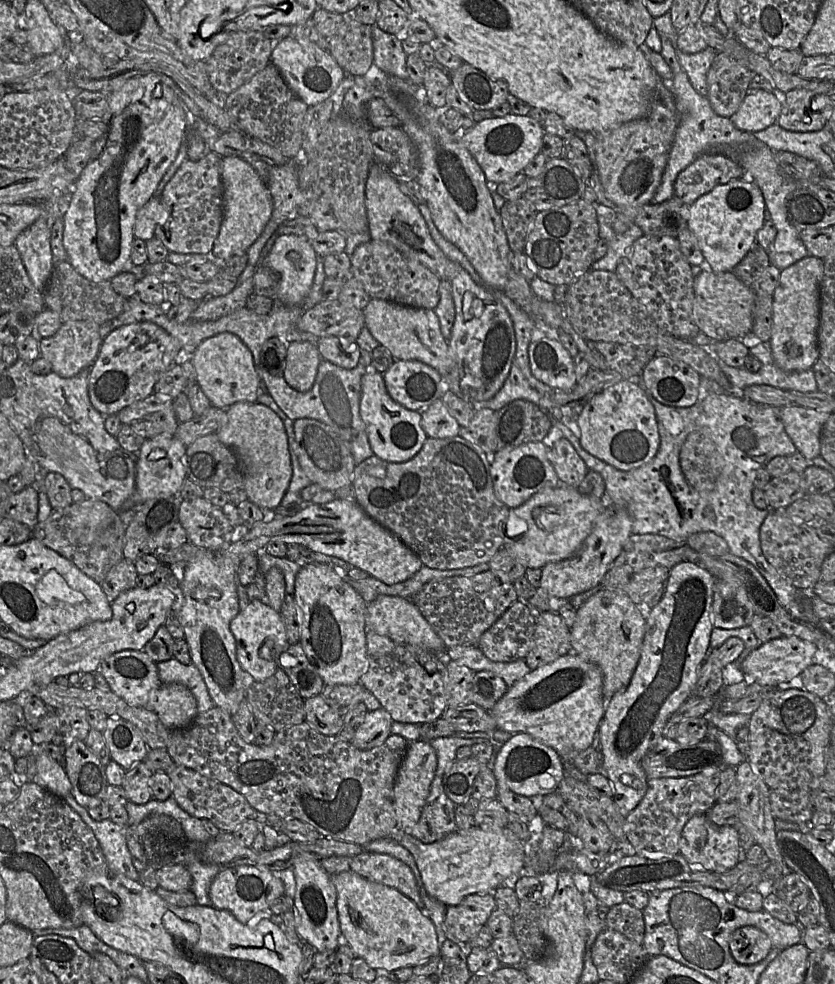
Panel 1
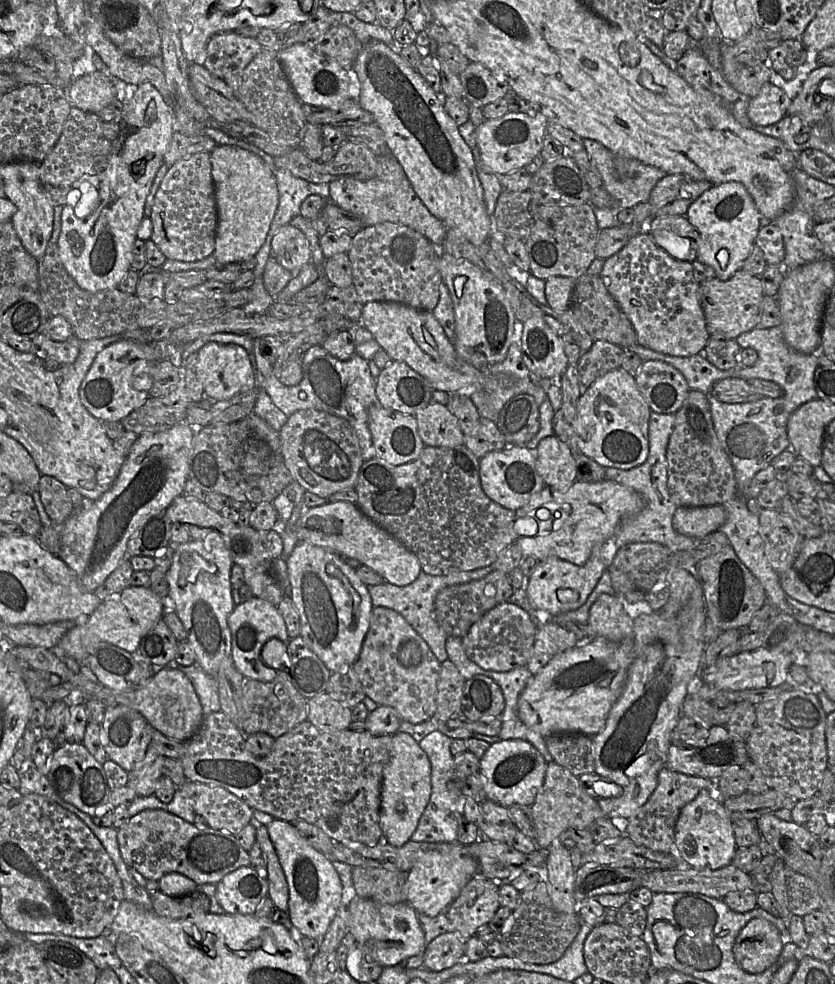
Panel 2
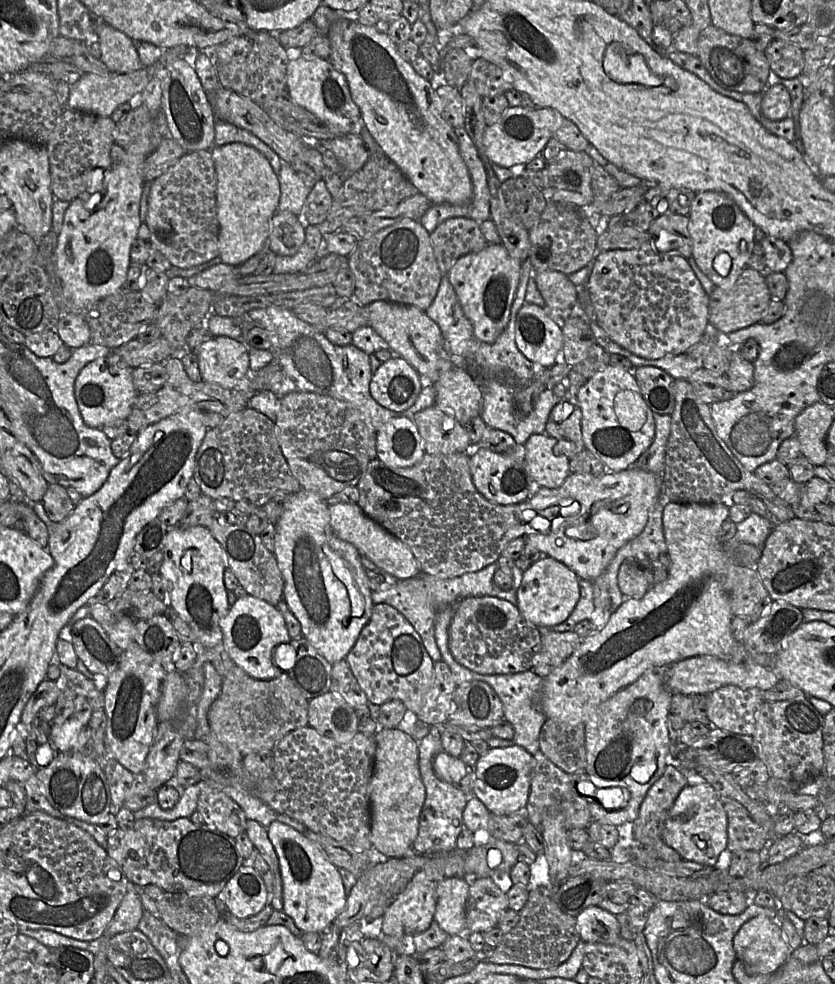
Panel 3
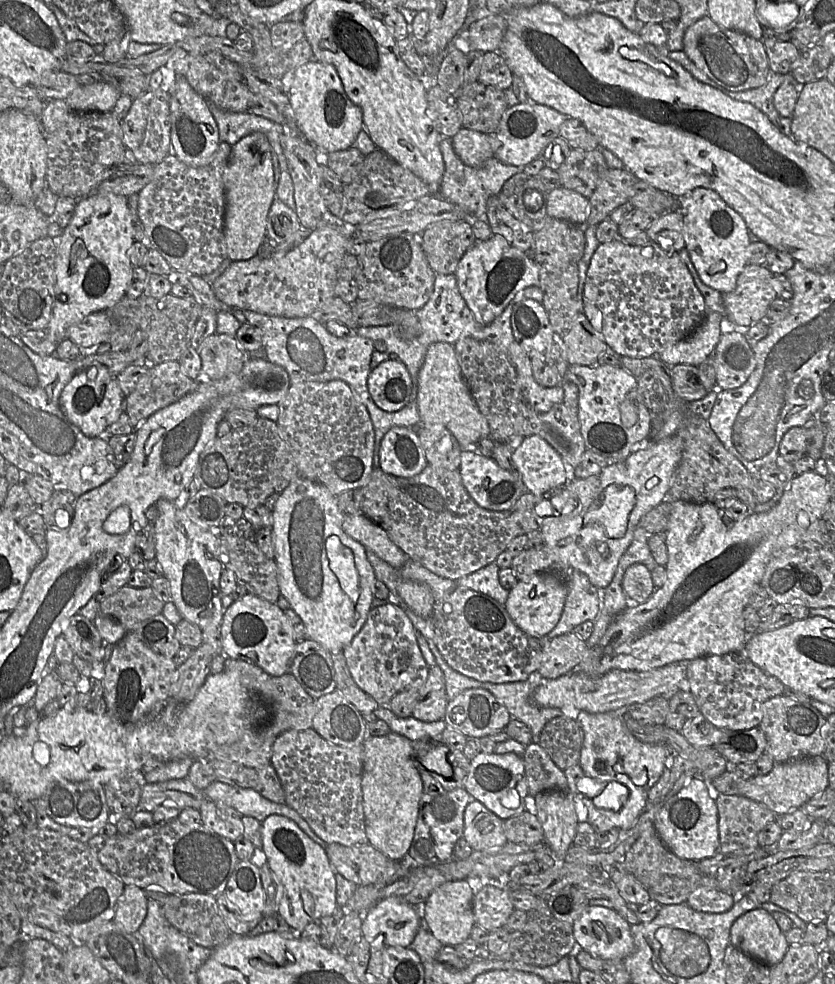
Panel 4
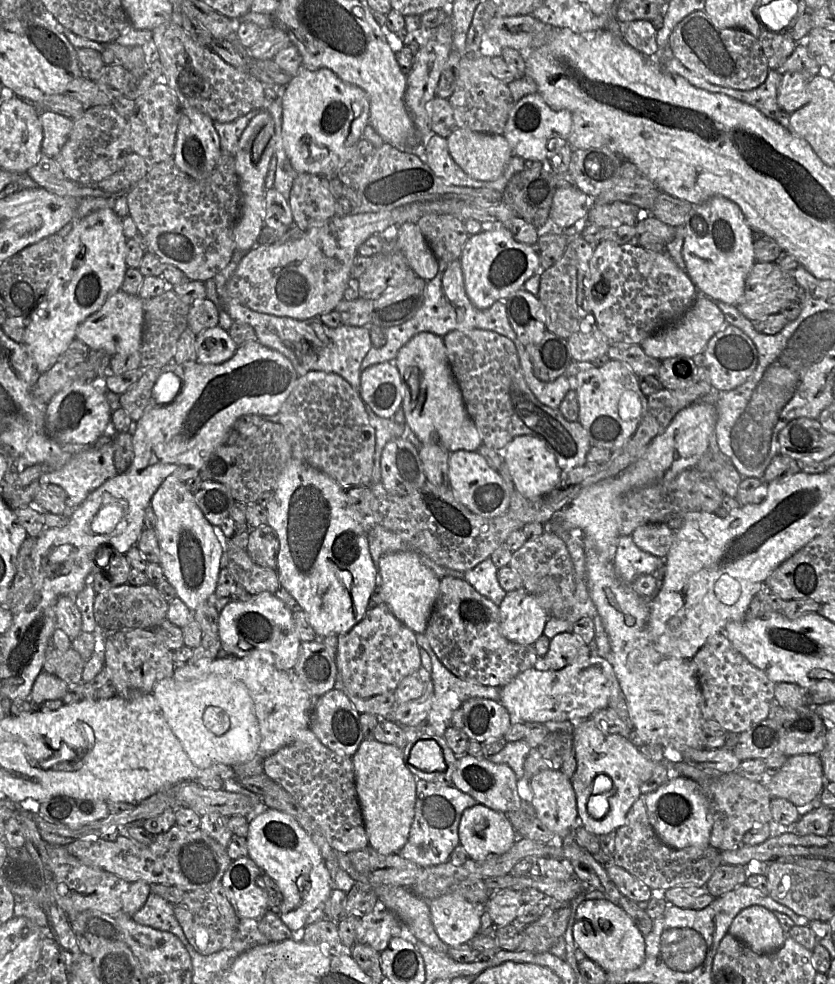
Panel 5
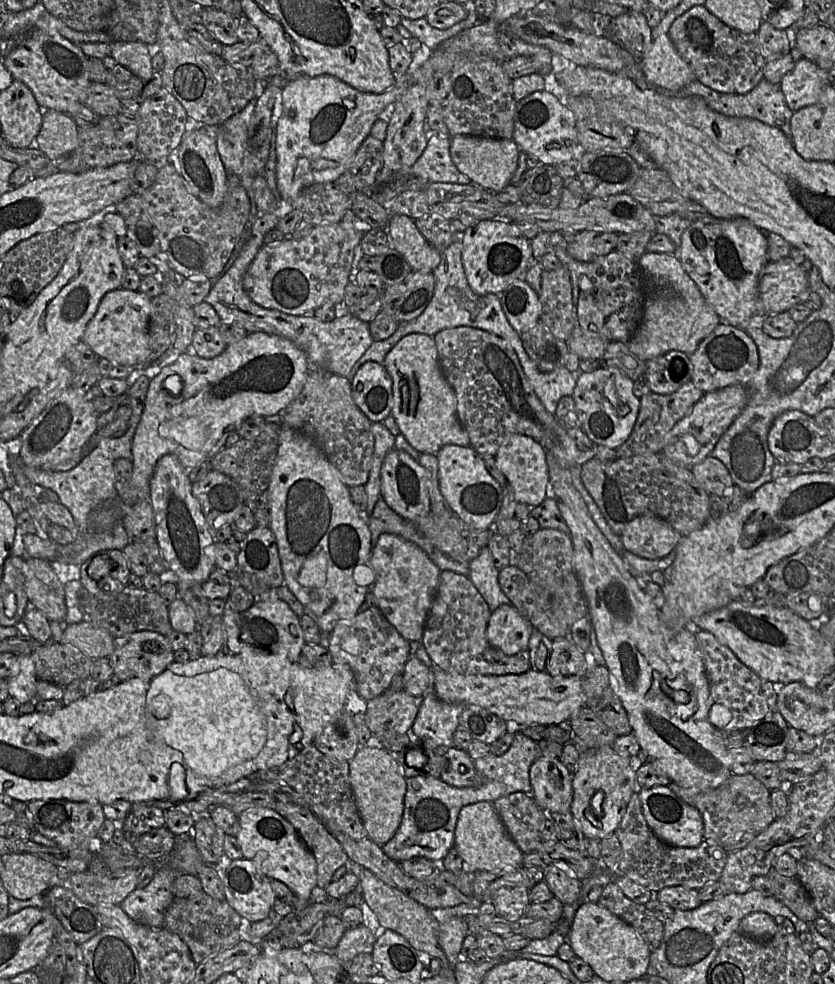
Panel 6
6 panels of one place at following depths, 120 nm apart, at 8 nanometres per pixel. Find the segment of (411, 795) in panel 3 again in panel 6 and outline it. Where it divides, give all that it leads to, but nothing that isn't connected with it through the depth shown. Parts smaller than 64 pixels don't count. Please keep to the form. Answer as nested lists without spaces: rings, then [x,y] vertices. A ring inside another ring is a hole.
[[[372,736],[349,761],[349,780],[355,804],[368,838],[383,846],[397,832],[404,811],[406,778],[396,756],[375,743]]]

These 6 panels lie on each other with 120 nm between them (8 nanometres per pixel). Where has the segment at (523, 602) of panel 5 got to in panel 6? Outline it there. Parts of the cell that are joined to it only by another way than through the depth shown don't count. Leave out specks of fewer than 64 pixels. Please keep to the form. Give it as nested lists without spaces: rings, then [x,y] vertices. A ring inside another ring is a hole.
[[[510,603],[492,611],[487,629],[488,643],[508,656],[527,650],[534,628]]]

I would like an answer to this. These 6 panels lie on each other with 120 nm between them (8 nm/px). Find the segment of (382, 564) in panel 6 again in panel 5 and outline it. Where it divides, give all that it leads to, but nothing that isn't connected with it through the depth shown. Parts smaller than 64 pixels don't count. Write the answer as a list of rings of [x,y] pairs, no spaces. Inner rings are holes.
[[[414,551],[388,553],[383,555],[377,564],[377,585],[380,587],[384,603],[394,616],[414,633],[424,633],[434,604],[438,597],[440,579],[421,562],[421,556]]]

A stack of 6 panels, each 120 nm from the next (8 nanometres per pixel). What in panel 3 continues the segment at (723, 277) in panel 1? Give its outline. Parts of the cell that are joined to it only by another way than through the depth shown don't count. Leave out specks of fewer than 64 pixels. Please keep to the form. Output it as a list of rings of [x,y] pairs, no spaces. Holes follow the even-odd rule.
[[[746,267],[735,284],[728,289],[715,286],[709,295],[709,322],[720,333],[730,334],[761,322],[772,299],[765,273]]]

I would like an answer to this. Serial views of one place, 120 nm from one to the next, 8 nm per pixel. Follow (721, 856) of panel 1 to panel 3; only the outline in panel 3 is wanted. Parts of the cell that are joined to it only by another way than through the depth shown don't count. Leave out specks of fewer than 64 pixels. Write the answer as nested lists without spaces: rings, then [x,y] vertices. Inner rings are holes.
[[[706,781],[685,786],[670,809],[662,829],[662,840],[683,860],[715,867],[721,853],[727,849],[728,819],[724,803]]]

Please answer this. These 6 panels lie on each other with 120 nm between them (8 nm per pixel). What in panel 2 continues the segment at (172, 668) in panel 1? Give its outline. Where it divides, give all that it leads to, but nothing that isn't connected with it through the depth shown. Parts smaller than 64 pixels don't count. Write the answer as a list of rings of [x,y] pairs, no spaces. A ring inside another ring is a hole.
[[[197,662],[191,666],[179,666],[176,663],[170,663],[167,666],[153,665],[153,673],[165,667],[179,668],[189,678],[199,697],[204,716],[222,711],[216,678],[207,674]]]

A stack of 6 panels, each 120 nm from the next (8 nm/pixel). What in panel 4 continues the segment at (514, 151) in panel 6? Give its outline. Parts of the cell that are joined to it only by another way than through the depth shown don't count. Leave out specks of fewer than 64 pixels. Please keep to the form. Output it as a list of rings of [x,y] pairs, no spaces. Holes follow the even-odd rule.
[[[462,127],[452,137],[452,146],[461,161],[471,167],[479,167],[495,157],[498,142],[493,134],[485,134]]]

